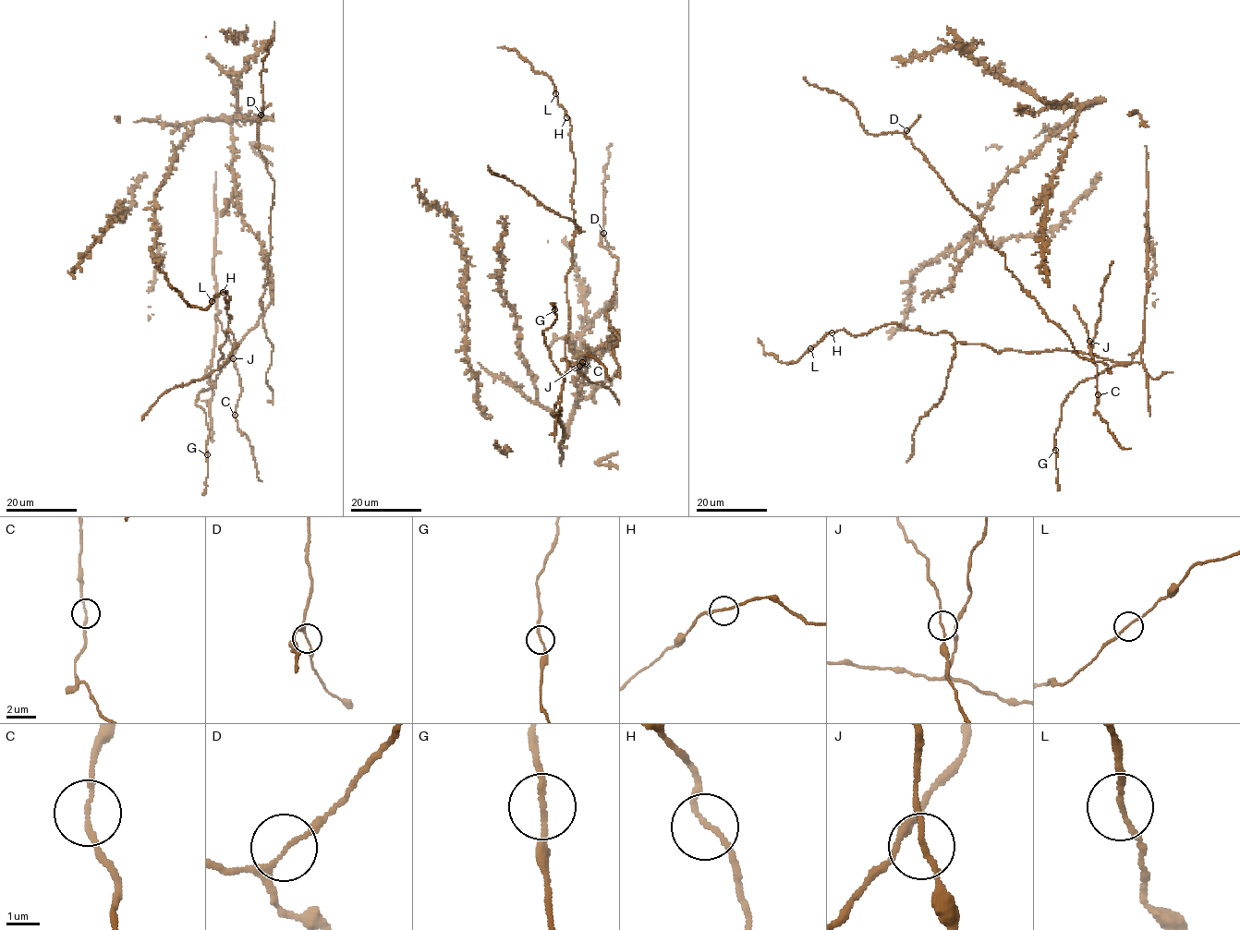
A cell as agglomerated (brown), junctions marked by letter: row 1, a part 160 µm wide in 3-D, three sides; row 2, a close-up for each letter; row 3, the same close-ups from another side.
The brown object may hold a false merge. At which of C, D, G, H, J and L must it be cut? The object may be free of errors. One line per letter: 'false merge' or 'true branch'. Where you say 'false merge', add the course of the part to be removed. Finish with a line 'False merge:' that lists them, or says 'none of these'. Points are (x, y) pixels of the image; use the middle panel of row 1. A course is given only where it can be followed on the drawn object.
C: true branch
D: true branch
G: true branch
H: true branch
J: true branch
L: true branch
False merge: none of these

